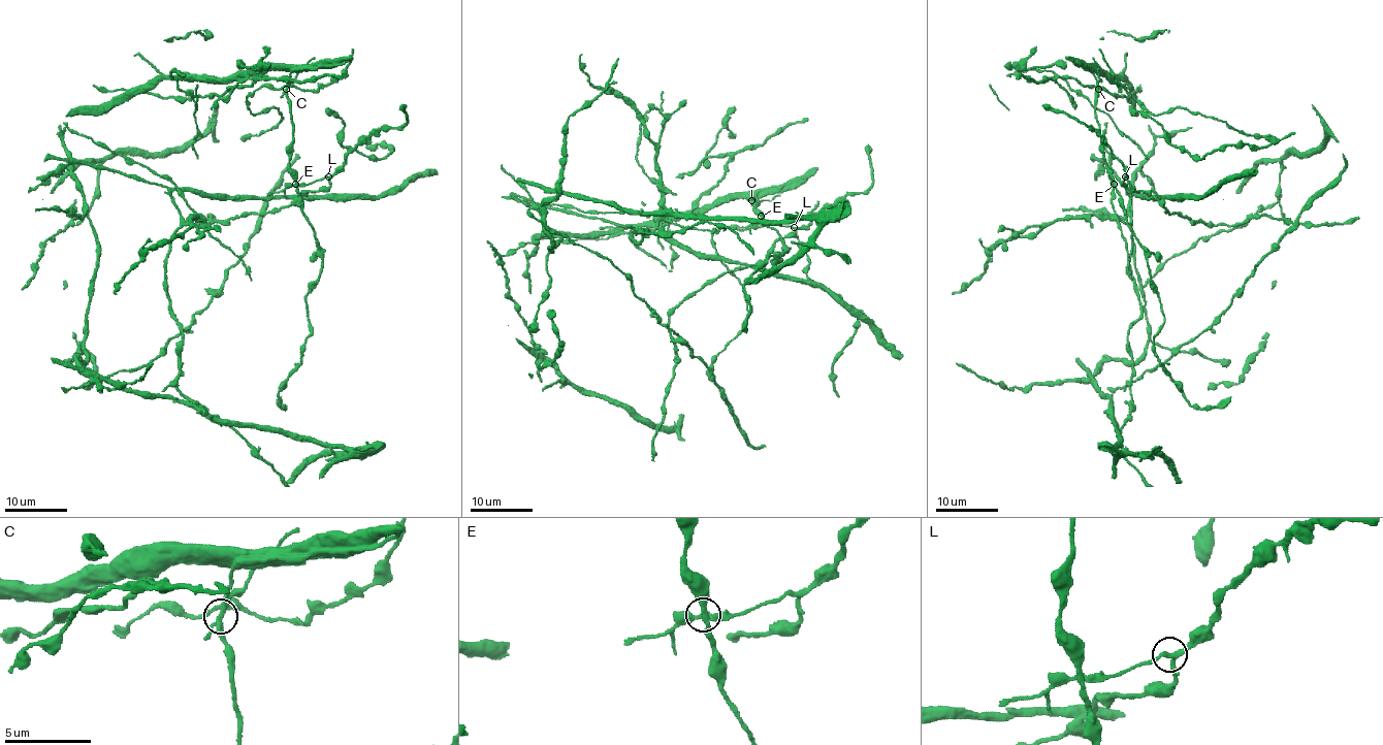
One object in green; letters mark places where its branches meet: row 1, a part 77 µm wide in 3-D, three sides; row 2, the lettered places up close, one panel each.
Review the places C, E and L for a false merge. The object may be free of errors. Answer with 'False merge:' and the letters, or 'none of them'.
False merge: C

